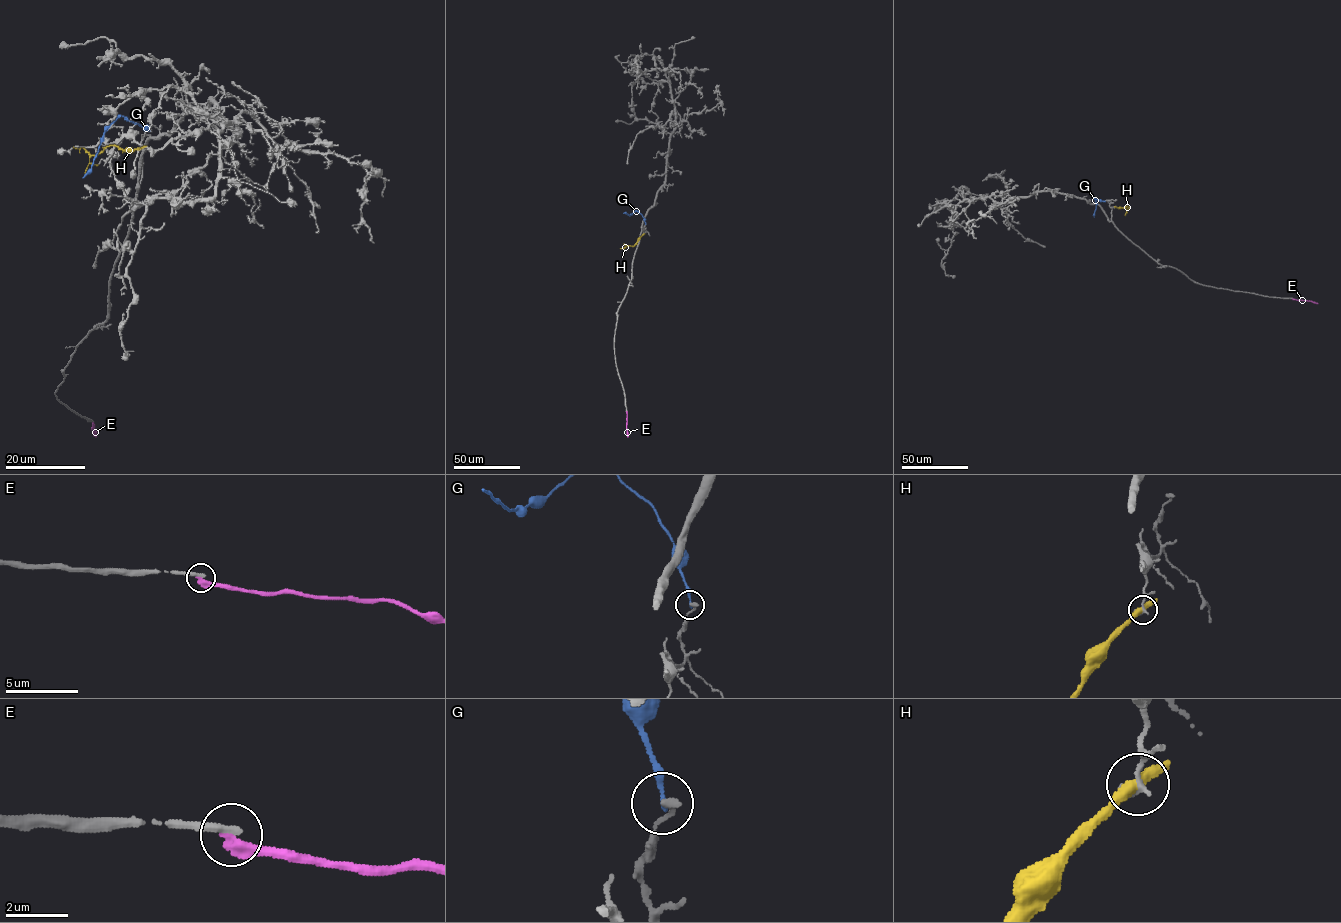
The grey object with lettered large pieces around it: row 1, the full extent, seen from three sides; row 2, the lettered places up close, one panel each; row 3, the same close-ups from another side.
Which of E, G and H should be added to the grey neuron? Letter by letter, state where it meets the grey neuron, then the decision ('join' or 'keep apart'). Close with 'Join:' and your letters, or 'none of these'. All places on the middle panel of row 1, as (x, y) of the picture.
E: meets grey at (626, 412); keep apart
G: meets grey at (645, 224); keep apart
H: meets grey at (643, 234); keep apart
Join: none of these

